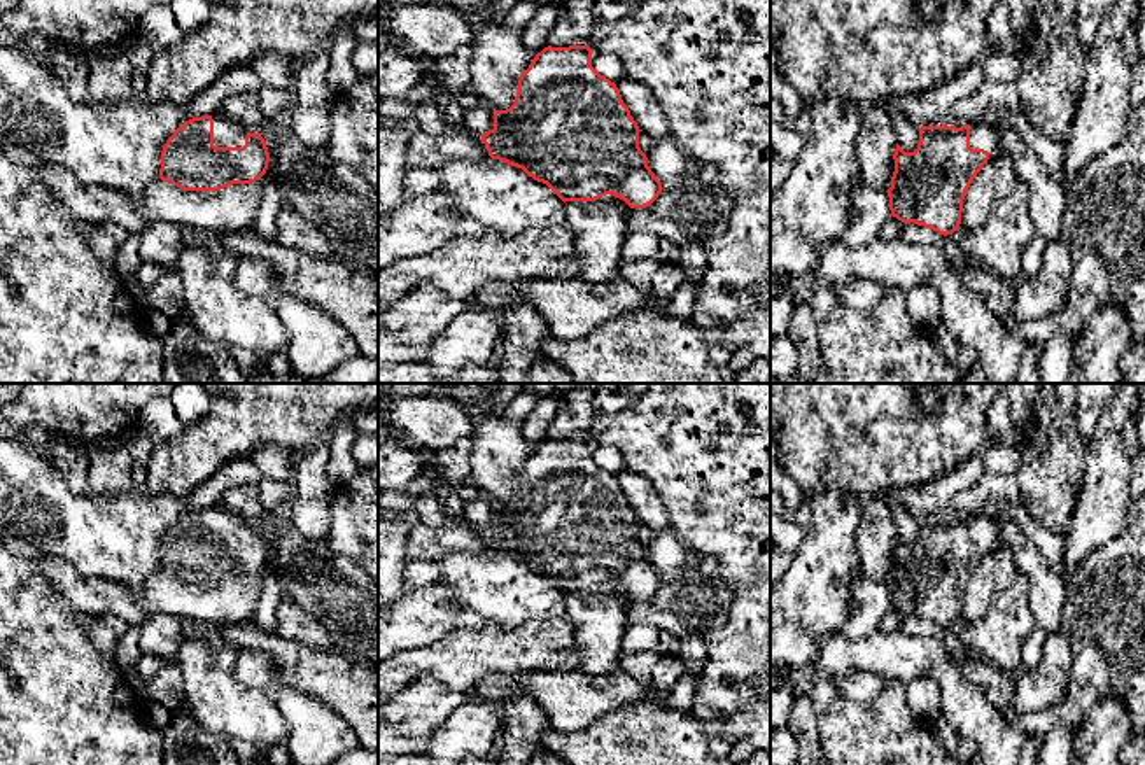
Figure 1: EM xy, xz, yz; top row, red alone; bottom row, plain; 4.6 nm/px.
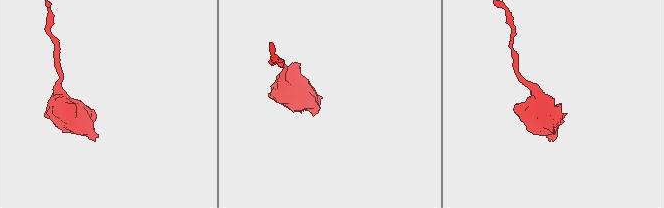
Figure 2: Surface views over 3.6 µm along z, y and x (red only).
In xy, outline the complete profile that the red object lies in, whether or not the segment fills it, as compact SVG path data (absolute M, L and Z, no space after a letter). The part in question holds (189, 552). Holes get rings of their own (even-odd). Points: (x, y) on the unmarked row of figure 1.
M224 506L201 508L186 513L166 532L161 543L159 571L184 583L221 583L233 576L259 572L268 555L270 544L261 525L250 525Z

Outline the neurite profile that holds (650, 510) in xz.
M623 469L616 474L616 480L641 523L655 534L669 529L667 509L648 478Z

